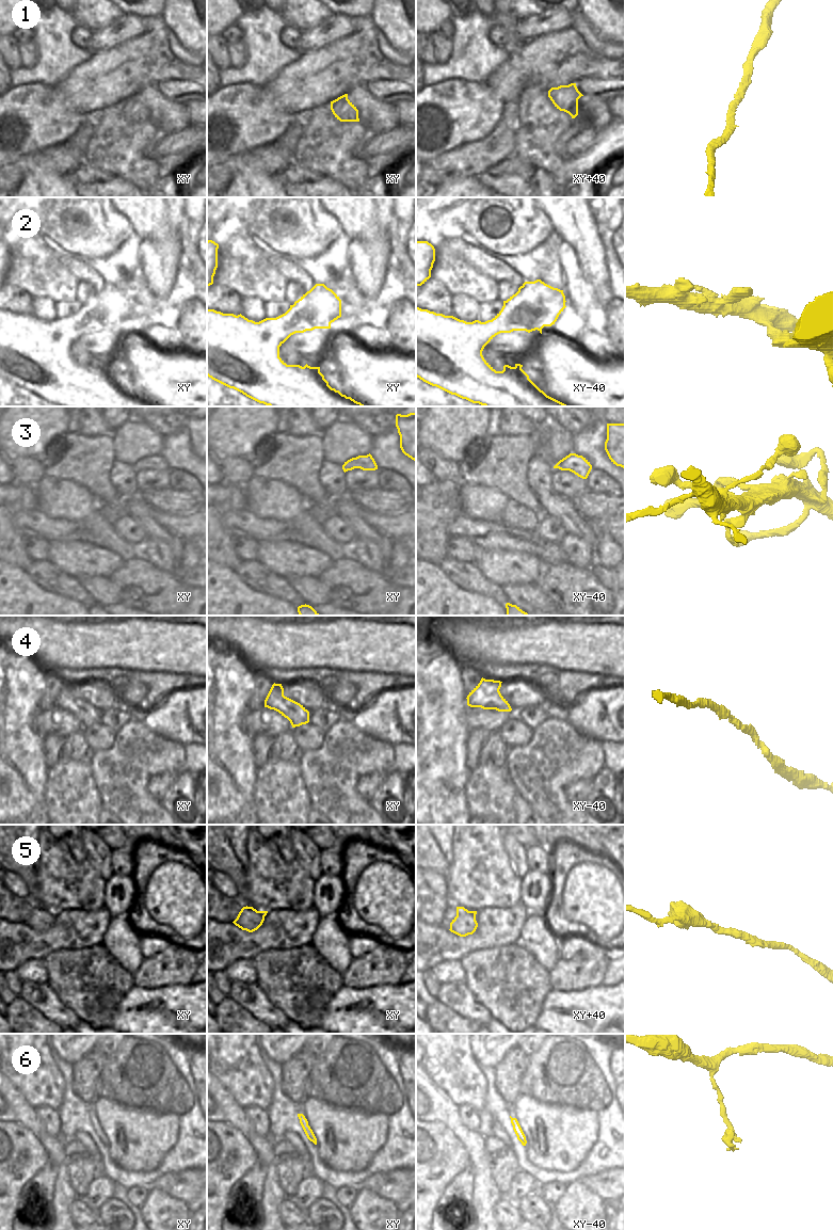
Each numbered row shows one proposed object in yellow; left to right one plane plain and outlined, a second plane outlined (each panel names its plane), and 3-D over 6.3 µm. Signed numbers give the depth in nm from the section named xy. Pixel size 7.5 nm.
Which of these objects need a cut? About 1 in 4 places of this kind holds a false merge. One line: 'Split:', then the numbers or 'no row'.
Split: no row

